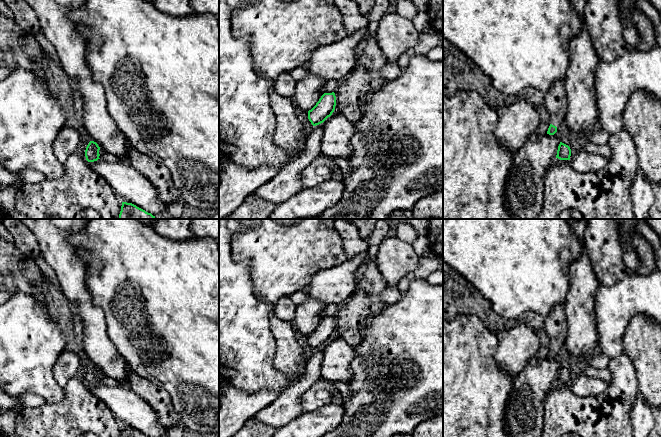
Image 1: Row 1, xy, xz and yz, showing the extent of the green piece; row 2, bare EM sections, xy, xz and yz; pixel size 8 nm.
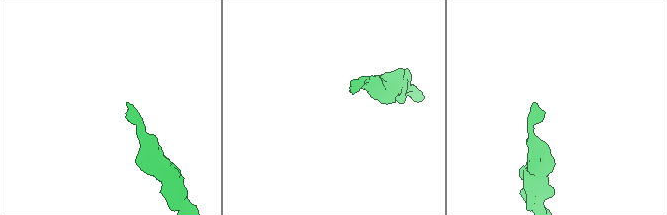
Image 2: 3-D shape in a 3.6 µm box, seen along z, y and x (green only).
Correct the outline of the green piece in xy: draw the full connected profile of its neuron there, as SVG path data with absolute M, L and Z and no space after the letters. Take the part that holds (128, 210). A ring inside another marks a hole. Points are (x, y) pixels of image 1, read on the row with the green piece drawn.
M122 202L119 219L156 219L151 213L132 203Z

